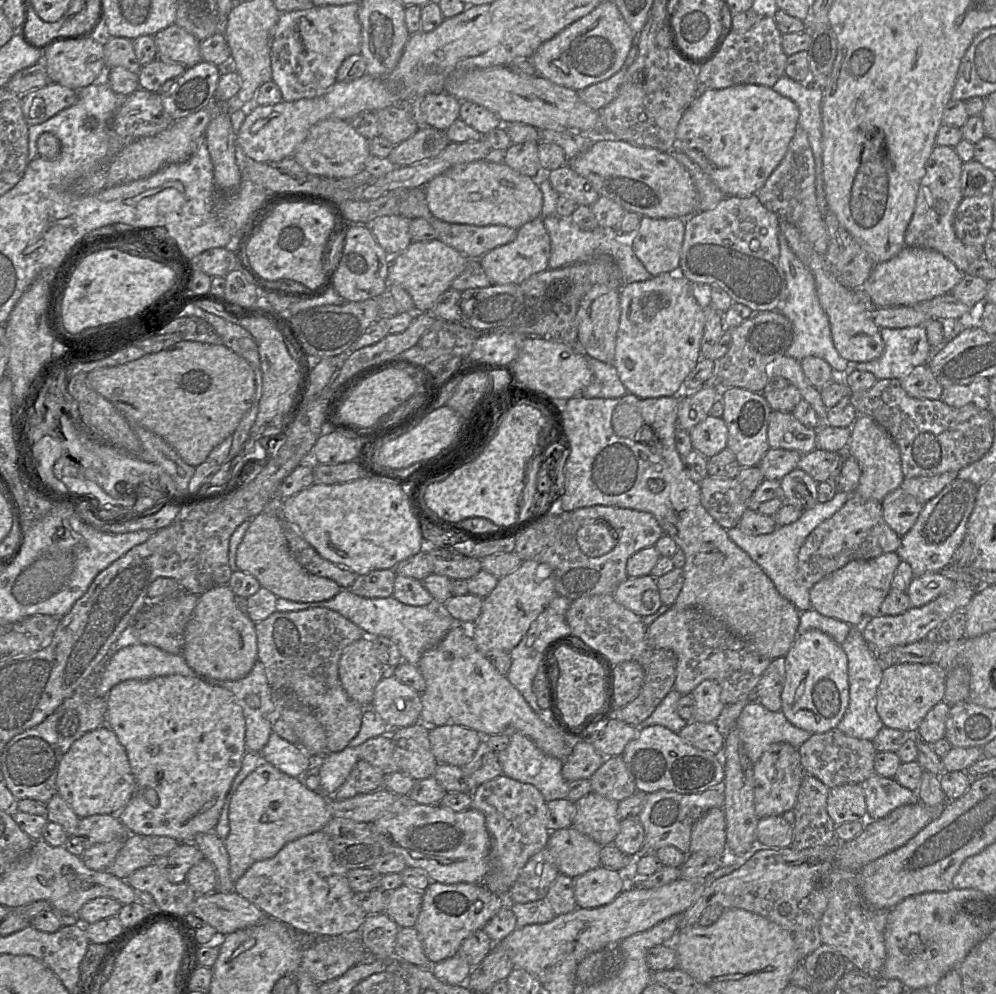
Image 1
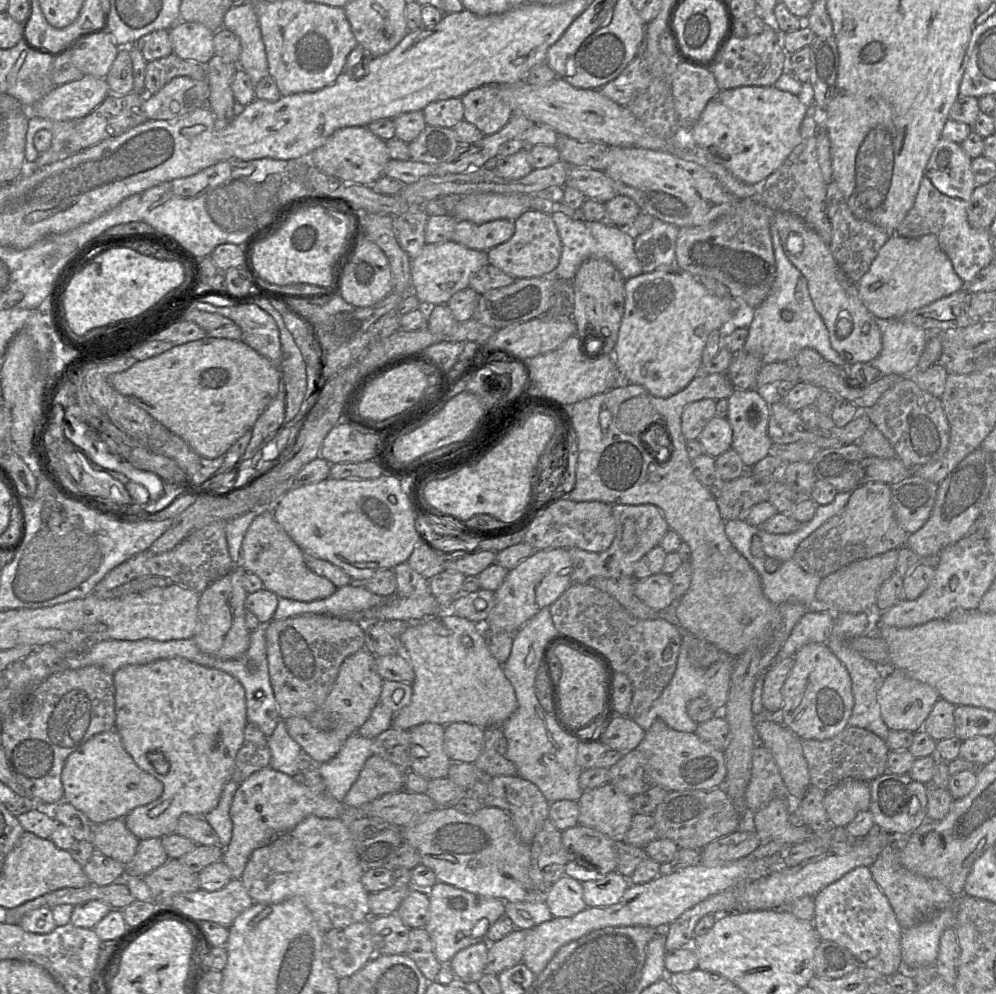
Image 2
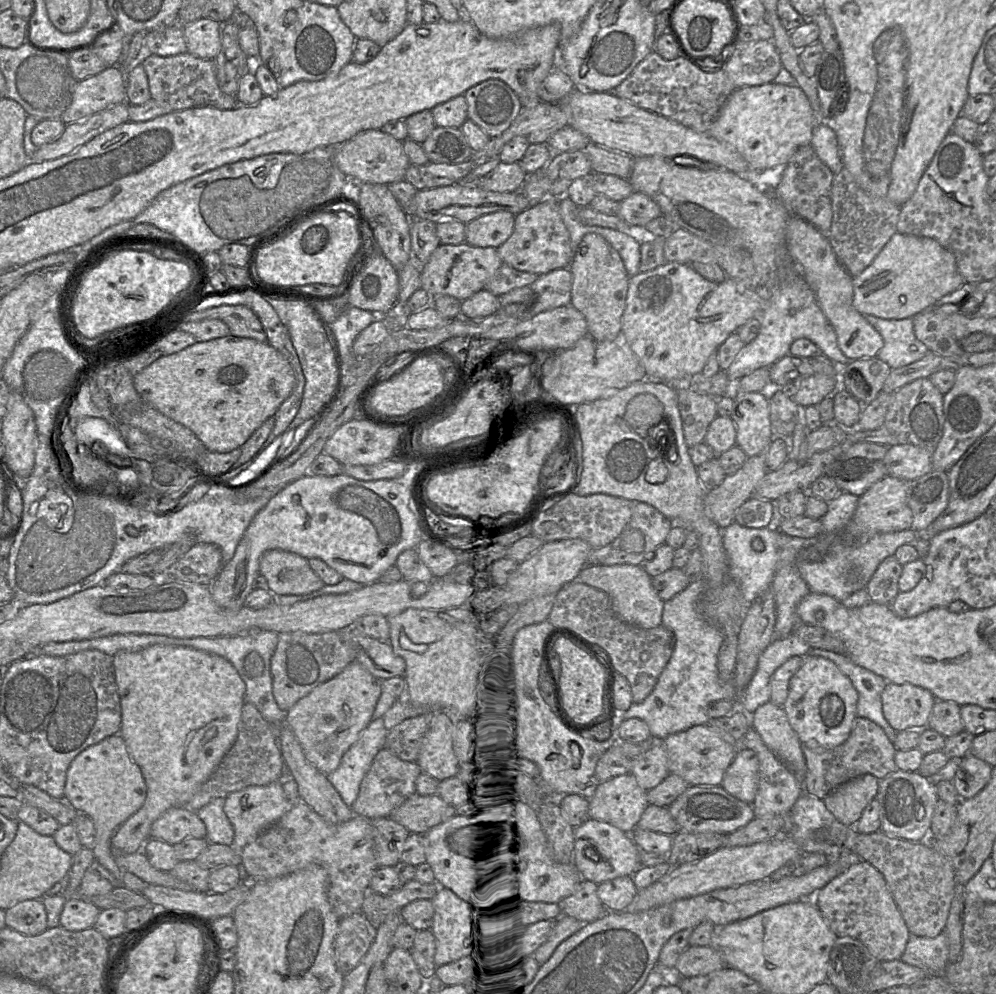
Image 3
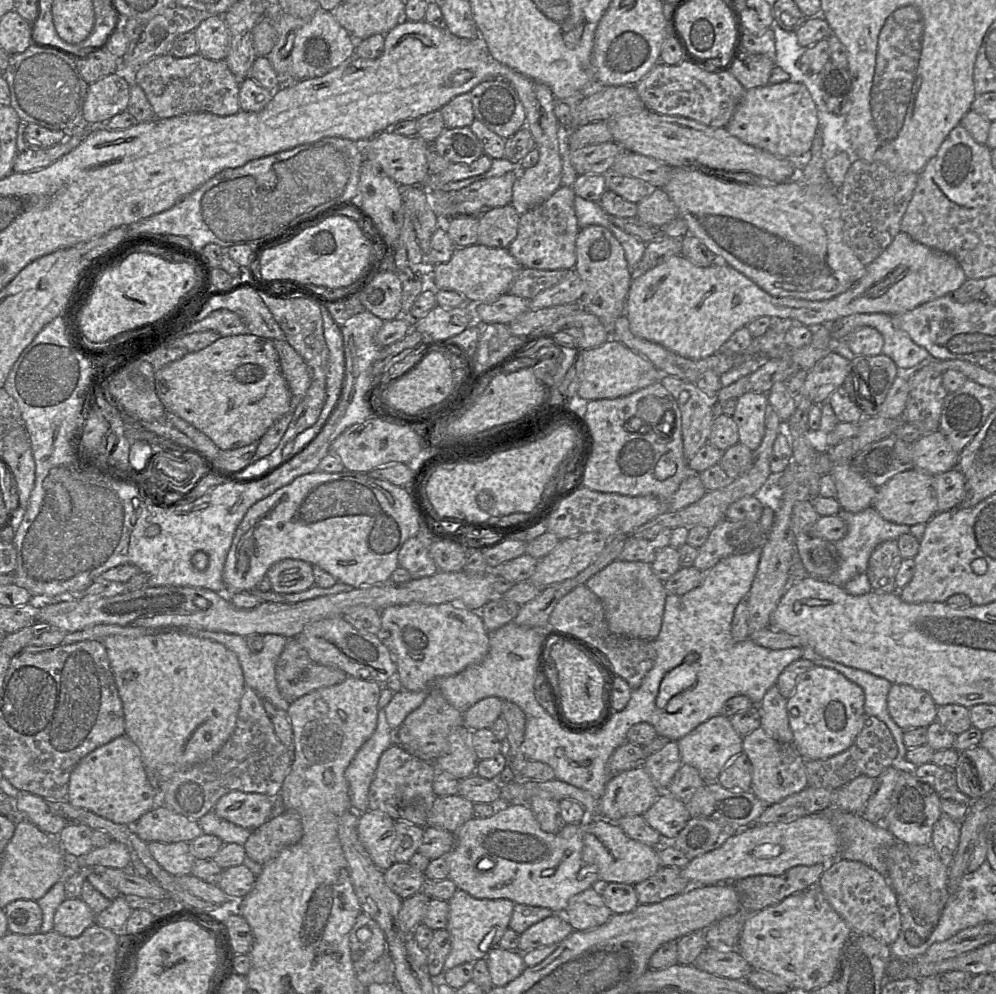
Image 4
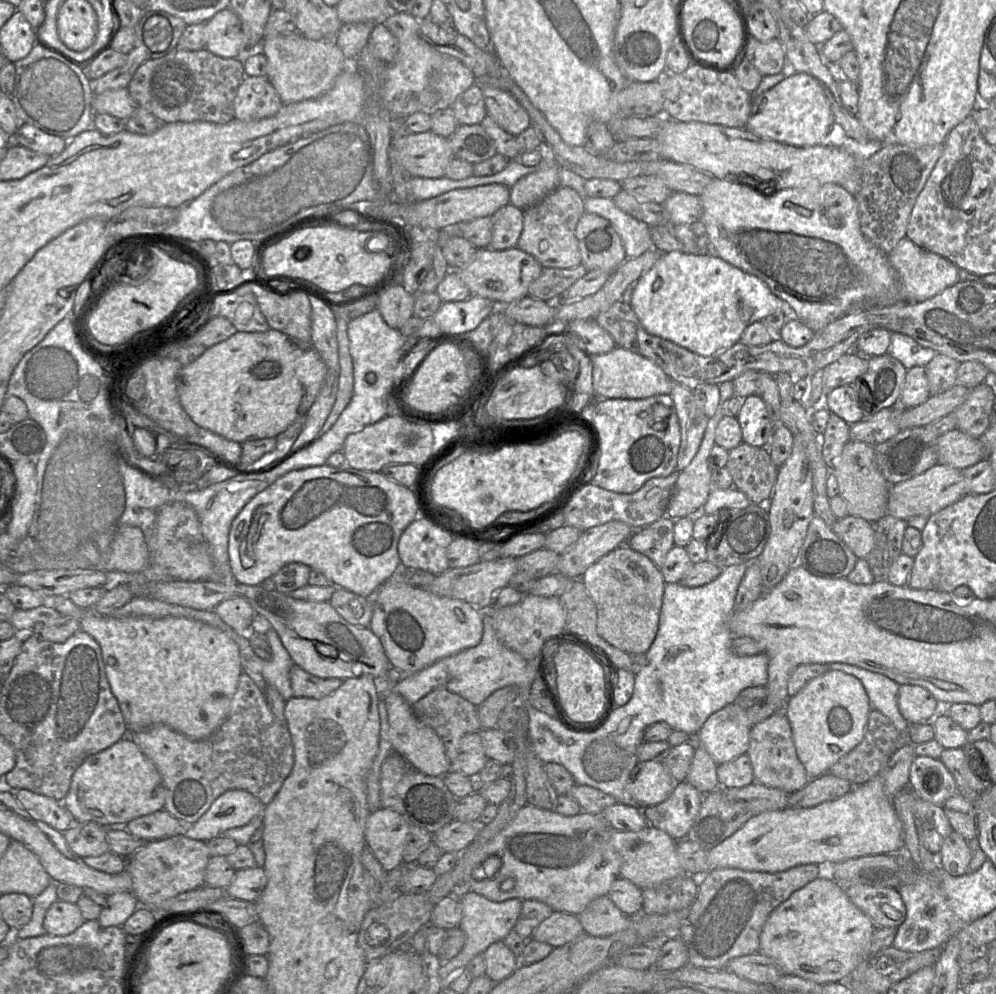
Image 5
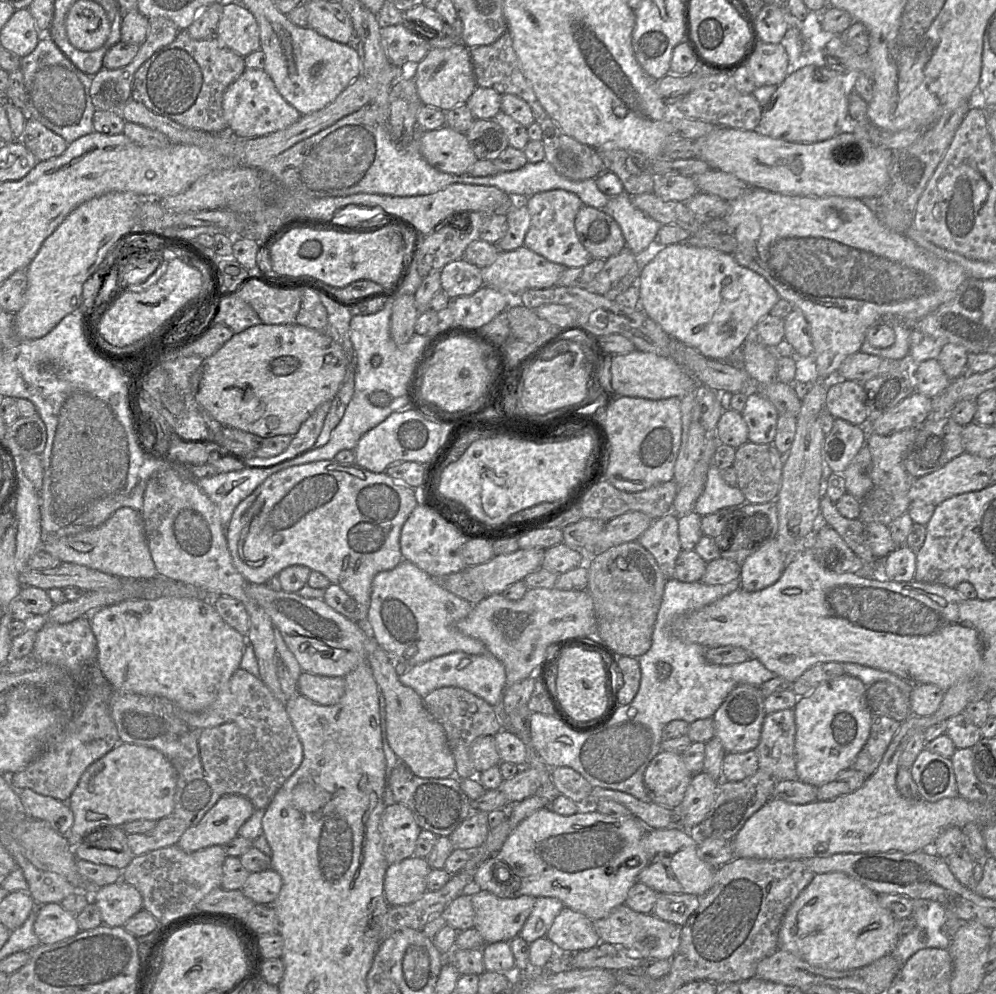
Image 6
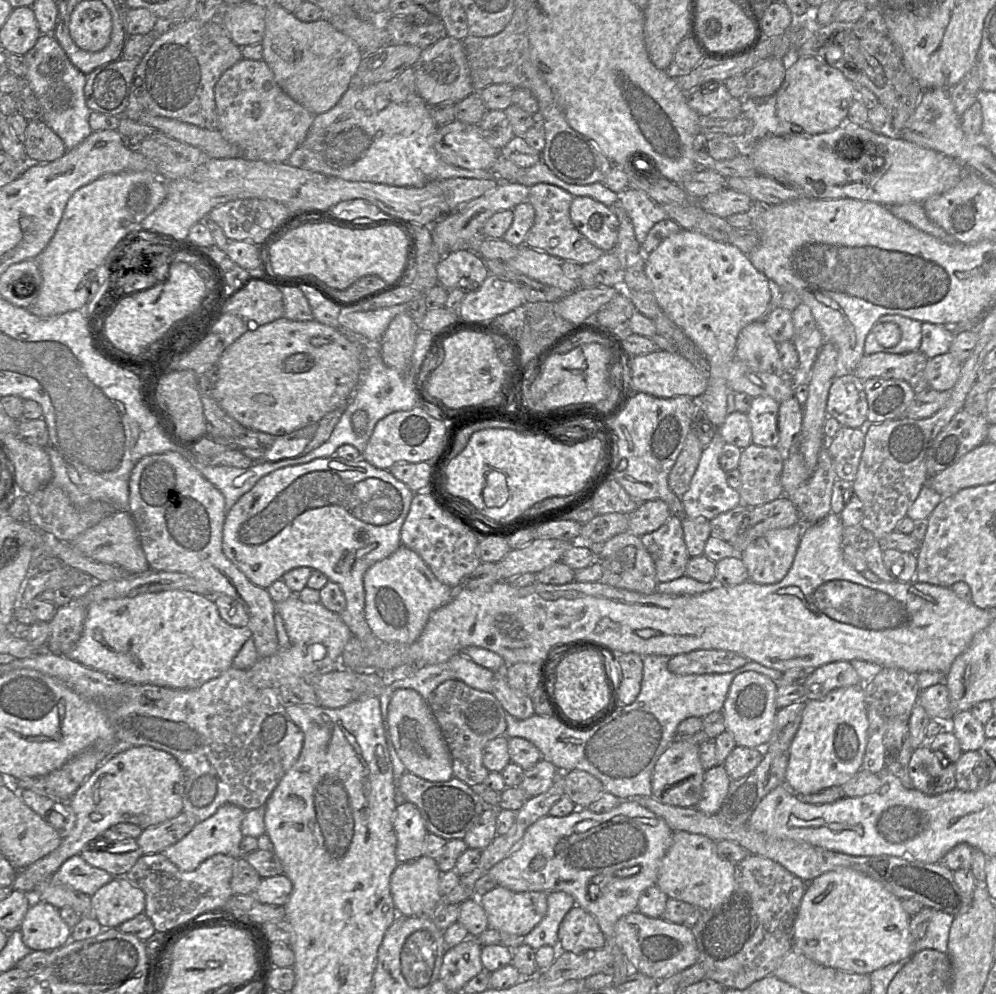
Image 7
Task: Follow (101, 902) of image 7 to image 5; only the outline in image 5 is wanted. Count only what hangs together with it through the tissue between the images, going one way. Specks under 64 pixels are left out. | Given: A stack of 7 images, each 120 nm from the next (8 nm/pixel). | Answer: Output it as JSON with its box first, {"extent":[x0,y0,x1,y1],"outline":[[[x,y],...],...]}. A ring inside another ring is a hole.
{"extent":[98,892,139,927],"outline":[[[117,892],[106,897],[106,905],[102,909],[98,921],[104,927],[120,926],[139,907],[133,892]]]}

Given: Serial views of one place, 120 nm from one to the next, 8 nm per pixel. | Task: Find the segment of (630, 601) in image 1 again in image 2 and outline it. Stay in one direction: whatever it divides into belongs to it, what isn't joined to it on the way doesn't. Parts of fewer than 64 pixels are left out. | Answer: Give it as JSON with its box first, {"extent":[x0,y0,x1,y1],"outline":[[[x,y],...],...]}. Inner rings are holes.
{"extent":[634,573,678,611],"outline":[[[663,573],[636,580],[634,593],[655,611],[663,611],[678,600],[674,598],[670,575]]]}

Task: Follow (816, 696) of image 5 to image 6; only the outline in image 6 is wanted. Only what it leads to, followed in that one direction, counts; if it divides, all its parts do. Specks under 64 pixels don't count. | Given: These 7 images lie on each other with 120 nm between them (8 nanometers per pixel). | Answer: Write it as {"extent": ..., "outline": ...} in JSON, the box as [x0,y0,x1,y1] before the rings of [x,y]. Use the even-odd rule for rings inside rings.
{"extent":[793,673,872,787],"outline":[[[844,673],[798,698],[793,710],[796,725],[795,762],[799,781],[819,787],[851,767],[870,732],[872,711],[867,704],[866,688],[861,680]]]}

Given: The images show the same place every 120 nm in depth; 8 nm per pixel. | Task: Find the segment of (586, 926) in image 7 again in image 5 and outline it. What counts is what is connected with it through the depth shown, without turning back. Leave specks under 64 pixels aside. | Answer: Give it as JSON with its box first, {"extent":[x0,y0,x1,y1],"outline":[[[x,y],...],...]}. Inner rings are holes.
{"extent":[531,911,583,948],"outline":[[[554,911],[535,928],[531,938],[556,948],[577,939],[583,933],[577,915]]]}

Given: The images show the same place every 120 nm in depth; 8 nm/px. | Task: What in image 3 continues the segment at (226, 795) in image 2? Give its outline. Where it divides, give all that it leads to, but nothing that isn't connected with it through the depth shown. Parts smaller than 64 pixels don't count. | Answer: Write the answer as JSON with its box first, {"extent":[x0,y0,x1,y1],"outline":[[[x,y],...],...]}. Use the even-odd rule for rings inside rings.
{"extent":[196,797,234,845],"outline":[[[218,797],[196,811],[206,826],[209,843],[232,845],[234,829],[224,812],[225,798]]]}

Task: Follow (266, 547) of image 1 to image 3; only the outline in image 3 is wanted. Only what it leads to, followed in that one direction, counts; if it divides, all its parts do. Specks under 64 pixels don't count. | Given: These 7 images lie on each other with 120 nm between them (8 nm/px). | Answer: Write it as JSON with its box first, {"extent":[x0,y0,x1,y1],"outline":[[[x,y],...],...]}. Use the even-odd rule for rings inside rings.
{"extent":[259,551,325,596],"outline":[[[266,551],[259,561],[259,573],[265,577],[274,596],[304,595],[325,584],[311,569],[308,559],[287,551]]]}

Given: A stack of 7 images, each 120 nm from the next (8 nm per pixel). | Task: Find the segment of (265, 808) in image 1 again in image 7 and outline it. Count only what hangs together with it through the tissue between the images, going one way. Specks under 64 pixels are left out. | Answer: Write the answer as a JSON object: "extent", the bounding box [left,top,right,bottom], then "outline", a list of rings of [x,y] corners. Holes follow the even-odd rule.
{"extent":[162,804,245,871],"outline":[[[224,804],[207,819],[198,822],[192,830],[177,843],[165,848],[162,853],[181,871],[193,871],[203,861],[215,854],[224,854],[236,859],[244,856],[240,849],[243,838],[241,823],[245,810],[234,804]]]}

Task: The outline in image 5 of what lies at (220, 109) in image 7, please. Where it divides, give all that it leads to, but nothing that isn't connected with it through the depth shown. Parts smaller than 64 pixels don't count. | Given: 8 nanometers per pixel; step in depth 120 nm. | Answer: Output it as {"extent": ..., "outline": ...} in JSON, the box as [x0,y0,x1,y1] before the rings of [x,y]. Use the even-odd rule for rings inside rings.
{"extent":[234,76,282,121],"outline":[[[245,76],[234,99],[234,118],[256,121],[272,117],[282,105],[279,94],[267,77]]]}

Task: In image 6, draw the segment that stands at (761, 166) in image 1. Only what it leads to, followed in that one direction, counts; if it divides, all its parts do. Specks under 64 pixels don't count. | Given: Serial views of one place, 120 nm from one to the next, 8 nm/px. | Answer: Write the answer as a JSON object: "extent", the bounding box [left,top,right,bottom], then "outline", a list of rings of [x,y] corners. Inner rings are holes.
{"extent":[759,65,849,143],"outline":[[[815,65],[805,66],[788,75],[770,100],[761,107],[759,125],[763,133],[793,143],[825,141],[841,133],[849,117],[848,94],[841,75]]]}

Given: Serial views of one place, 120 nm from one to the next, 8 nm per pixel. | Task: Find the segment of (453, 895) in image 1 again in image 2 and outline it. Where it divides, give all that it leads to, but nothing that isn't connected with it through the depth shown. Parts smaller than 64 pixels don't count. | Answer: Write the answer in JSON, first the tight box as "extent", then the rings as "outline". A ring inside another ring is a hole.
{"extent":[425,882,505,965],"outline":[[[436,882],[428,890],[430,901],[425,930],[434,946],[434,954],[443,965],[449,965],[462,949],[486,941],[494,923],[505,915],[505,903],[501,899],[476,895],[442,882]]]}

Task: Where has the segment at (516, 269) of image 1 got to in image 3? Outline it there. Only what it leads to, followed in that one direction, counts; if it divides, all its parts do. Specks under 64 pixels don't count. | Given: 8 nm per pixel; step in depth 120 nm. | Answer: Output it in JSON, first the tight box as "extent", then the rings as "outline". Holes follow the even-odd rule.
{"extent":[497,197,573,275],"outline":[[[547,197],[542,202],[515,215],[510,238],[497,248],[503,263],[524,272],[543,275],[568,268],[573,259],[570,234],[559,211],[560,198]]]}

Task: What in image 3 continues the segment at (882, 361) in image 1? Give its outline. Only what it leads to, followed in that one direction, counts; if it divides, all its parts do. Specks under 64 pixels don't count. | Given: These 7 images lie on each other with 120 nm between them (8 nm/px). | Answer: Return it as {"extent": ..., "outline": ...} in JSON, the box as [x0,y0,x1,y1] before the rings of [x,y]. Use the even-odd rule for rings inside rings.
{"extent":[864,315,927,369],"outline":[[[874,315],[864,316],[884,340],[877,357],[892,369],[907,366],[927,354],[927,346],[915,336],[913,317],[884,319]]]}

